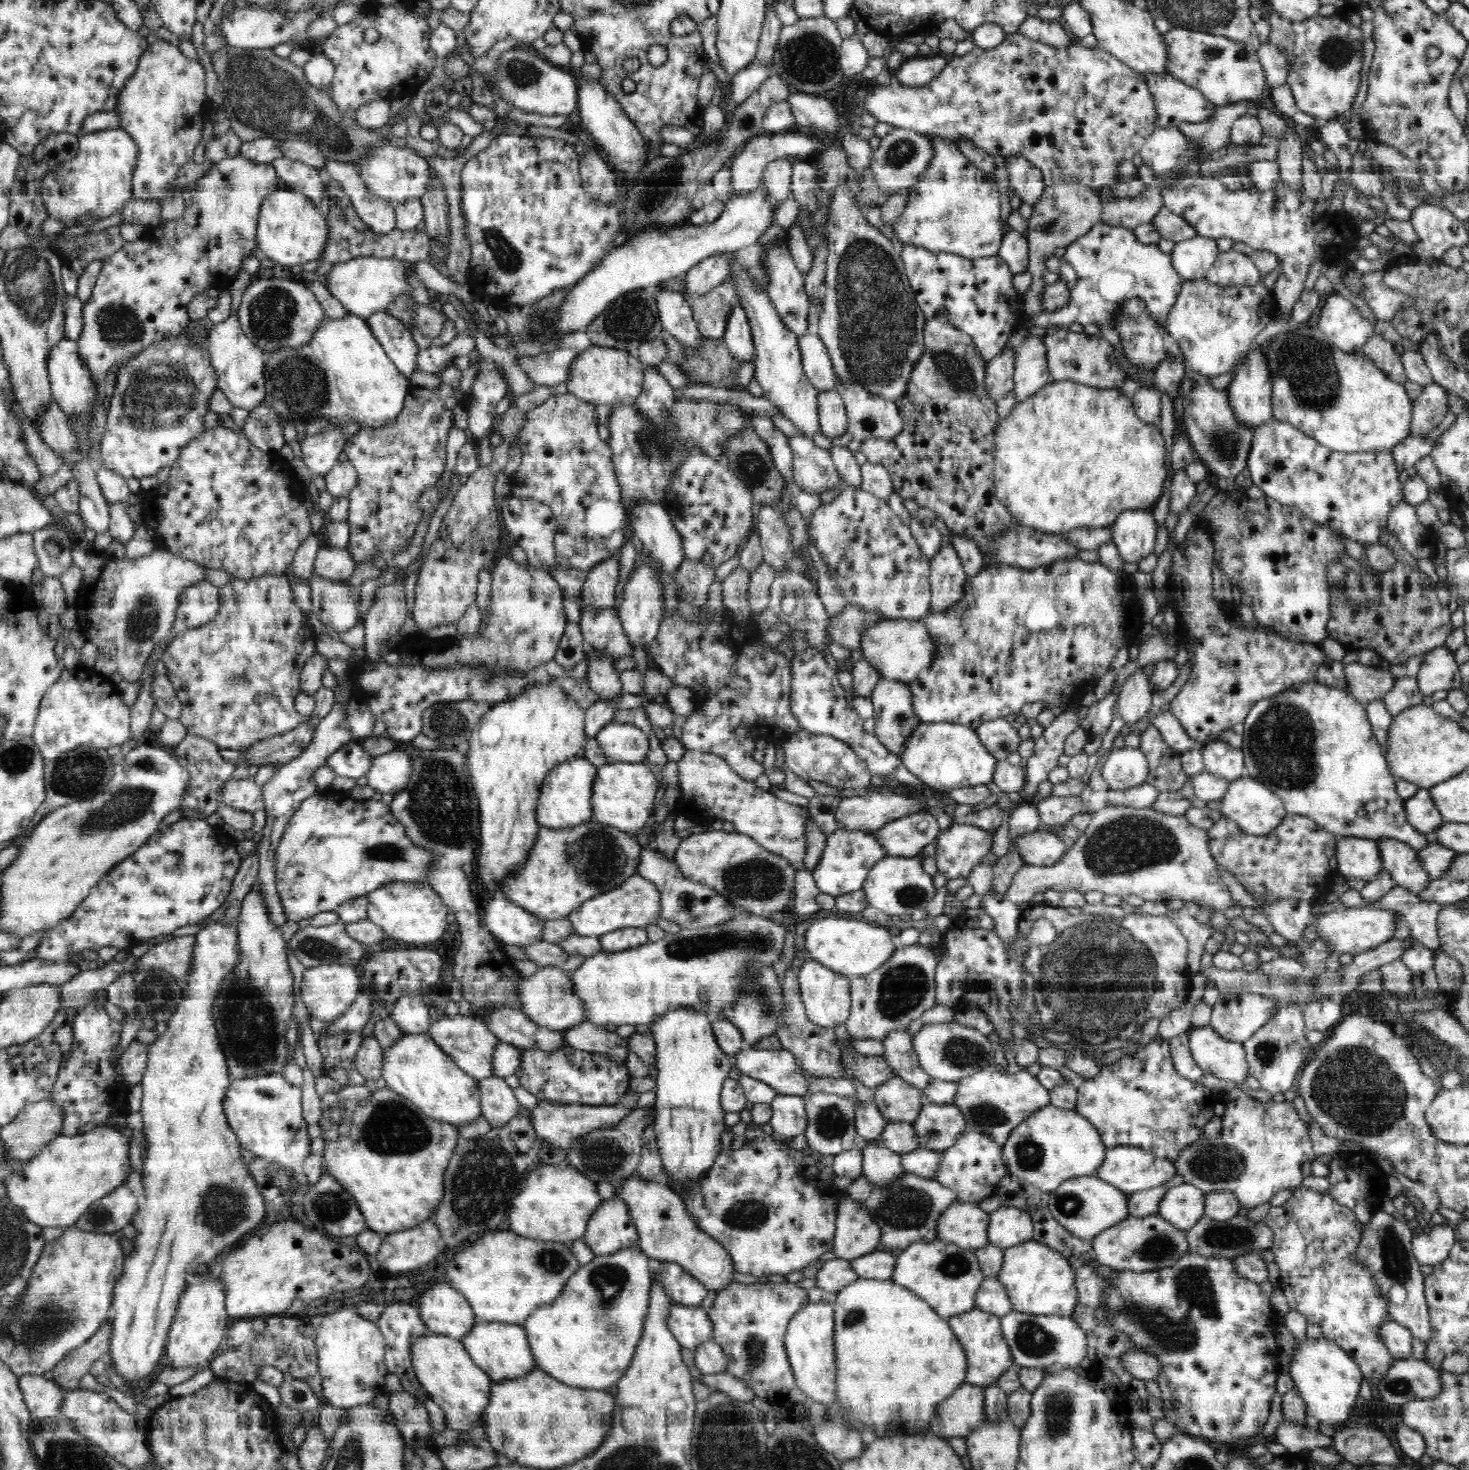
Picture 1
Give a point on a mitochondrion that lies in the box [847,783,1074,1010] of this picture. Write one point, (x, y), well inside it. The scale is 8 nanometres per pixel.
(909, 895)

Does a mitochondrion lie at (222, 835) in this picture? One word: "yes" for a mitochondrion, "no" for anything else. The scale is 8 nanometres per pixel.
no

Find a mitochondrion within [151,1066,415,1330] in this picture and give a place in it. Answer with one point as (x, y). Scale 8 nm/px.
(223, 1208)

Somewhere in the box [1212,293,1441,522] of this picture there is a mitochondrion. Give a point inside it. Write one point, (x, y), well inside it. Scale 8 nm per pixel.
(1304, 361)

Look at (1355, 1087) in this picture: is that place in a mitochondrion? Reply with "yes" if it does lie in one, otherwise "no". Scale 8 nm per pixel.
yes

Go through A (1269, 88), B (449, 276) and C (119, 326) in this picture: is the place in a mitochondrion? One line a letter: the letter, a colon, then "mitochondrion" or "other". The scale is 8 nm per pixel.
A: other
B: other
C: mitochondrion

